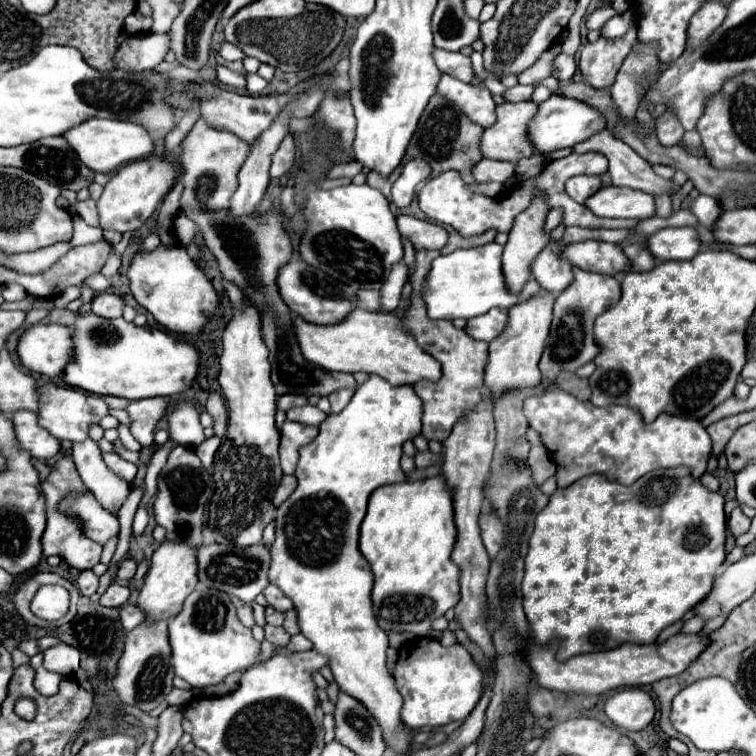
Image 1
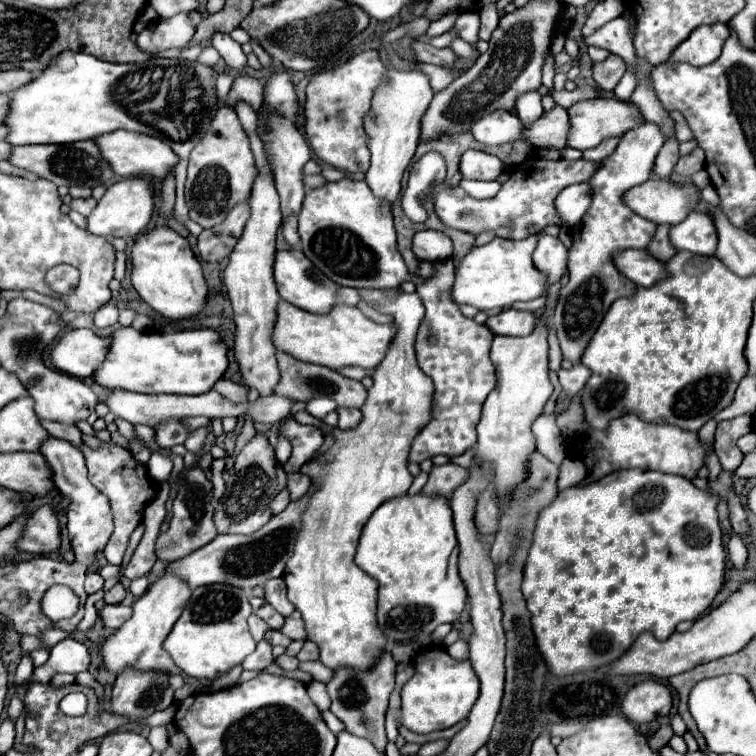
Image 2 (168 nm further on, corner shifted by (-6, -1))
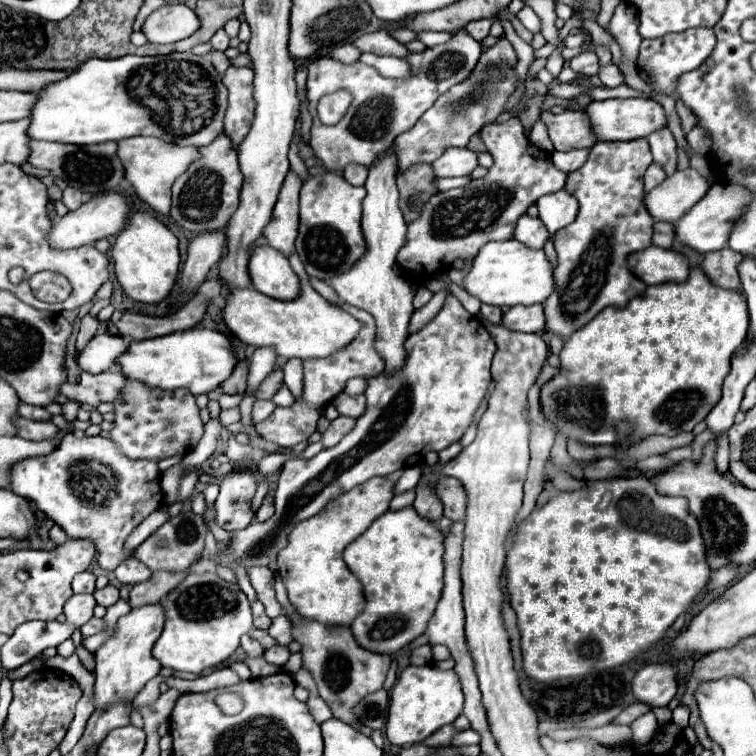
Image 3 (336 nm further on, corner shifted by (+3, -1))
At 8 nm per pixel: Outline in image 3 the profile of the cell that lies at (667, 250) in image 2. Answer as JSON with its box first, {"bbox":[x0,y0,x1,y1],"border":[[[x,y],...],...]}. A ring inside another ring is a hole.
{"bbox":[652,222,674,248],"border":[[[656,222],[654,224],[654,234],[652,234],[652,244],[660,248],[670,248],[674,242],[674,224],[670,222]]]}

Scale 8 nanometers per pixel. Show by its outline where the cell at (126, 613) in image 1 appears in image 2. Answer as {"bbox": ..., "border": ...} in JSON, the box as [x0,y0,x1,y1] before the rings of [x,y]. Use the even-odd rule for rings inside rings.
{"bbox":[101,604,131,630],"border":[[[115,604],[115,606],[105,606],[101,610],[101,620],[103,620],[103,626],[105,628],[111,628],[111,630],[117,630],[129,616],[131,616],[131,606],[125,606],[125,604]]]}

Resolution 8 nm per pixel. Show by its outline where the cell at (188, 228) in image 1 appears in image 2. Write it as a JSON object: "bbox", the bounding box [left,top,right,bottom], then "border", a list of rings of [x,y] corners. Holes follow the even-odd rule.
{"bbox":[5,52,219,223],"border":[[[63,52],[63,56],[51,60],[51,68],[47,72],[41,72],[27,88],[19,88],[19,92],[13,92],[11,112],[5,120],[9,126],[7,140],[15,146],[19,144],[69,144],[77,140],[93,140],[97,136],[109,134],[113,130],[133,130],[141,134],[151,134],[151,130],[137,130],[137,120],[143,114],[143,108],[147,108],[145,102],[155,102],[155,98],[161,94],[161,100],[165,100],[163,116],[175,122],[175,128],[179,132],[177,138],[169,138],[161,130],[153,130],[153,136],[167,140],[173,148],[173,152],[181,158],[179,166],[175,168],[176,201],[174,206],[174,217],[183,223],[189,219],[188,208],[185,200],[185,172],[187,172],[187,158],[191,148],[201,142],[201,138],[207,134],[213,114],[219,110],[219,102],[215,96],[213,86],[213,68],[201,64],[201,62],[189,62],[183,58],[149,58],[145,62],[133,62],[133,64],[113,64],[99,60],[85,52]]]}

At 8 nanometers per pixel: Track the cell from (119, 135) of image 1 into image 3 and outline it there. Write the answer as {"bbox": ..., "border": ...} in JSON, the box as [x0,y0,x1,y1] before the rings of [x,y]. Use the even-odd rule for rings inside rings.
{"bbox":[118,136,198,216],"border":[[[132,136],[118,142],[118,158],[124,166],[124,178],[134,186],[134,192],[144,200],[152,210],[162,216],[170,214],[170,188],[174,180],[198,158],[198,148],[194,146],[176,146],[154,136]]]}

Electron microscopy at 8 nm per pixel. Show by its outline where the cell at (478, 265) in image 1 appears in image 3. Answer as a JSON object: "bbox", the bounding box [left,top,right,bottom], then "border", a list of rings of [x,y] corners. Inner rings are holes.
{"bbox":[462,240,554,306],"border":[[[506,240],[484,244],[484,248],[472,260],[472,268],[464,276],[462,284],[464,290],[482,304],[516,306],[544,302],[554,288],[554,278],[550,262],[542,250],[530,250],[518,240]]]}

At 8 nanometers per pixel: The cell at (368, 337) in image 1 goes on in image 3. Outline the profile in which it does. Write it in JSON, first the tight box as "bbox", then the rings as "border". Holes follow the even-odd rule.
{"bbox":[222,253,362,360],"border":[[[292,253],[288,258],[289,263],[300,278],[301,292],[296,300],[282,302],[270,296],[260,294],[252,288],[238,288],[226,296],[226,306],[222,310],[222,318],[232,334],[236,334],[248,346],[270,346],[274,352],[286,360],[290,358],[326,358],[344,348],[358,336],[362,330],[362,322],[352,318],[348,312],[332,306],[324,300],[312,286],[304,265],[297,253]]]}

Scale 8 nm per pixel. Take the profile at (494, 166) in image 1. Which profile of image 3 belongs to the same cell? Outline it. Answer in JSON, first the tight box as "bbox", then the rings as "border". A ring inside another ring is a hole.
{"bbox":[434,148,478,176],"border":[[[448,148],[434,164],[436,176],[470,176],[478,168],[476,152],[468,148]]]}

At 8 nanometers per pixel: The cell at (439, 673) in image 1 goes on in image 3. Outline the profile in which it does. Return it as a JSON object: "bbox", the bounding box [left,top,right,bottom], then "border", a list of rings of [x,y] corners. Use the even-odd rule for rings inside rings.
{"bbox":[386,664,464,746],"border":[[[432,664],[408,666],[398,676],[394,688],[390,690],[386,738],[398,746],[416,744],[428,738],[444,724],[452,724],[462,714],[462,706],[464,706],[464,694],[454,670],[440,670]]]}

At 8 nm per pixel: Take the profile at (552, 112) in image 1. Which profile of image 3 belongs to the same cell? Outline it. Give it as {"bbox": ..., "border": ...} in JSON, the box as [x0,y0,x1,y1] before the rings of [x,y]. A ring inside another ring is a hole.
{"bbox":[586,98,666,142],"border":[[[616,98],[616,100],[602,100],[590,102],[586,108],[588,122],[592,134],[598,142],[612,142],[612,140],[636,140],[646,138],[650,132],[666,126],[666,114],[656,100],[650,98]]]}

